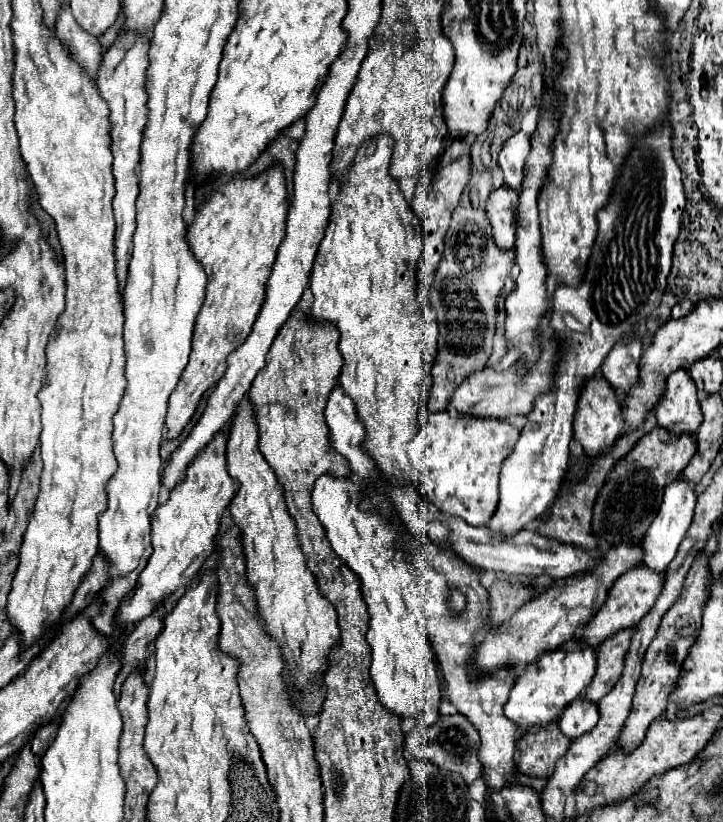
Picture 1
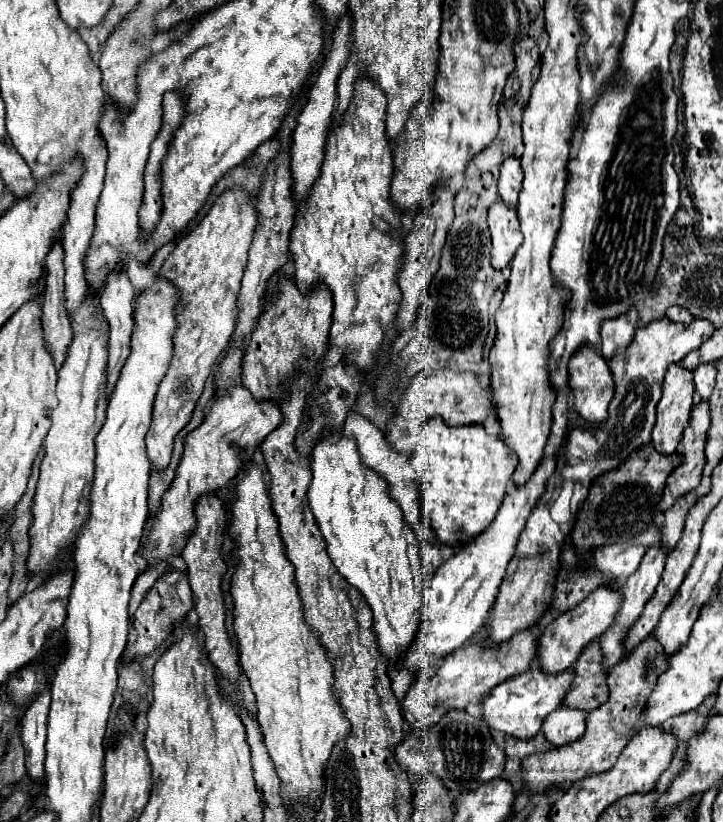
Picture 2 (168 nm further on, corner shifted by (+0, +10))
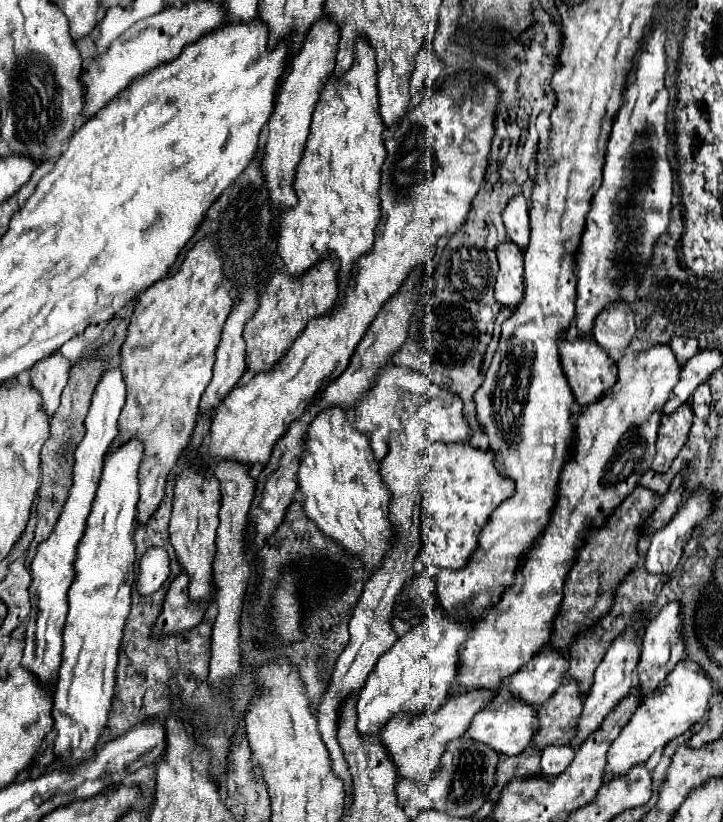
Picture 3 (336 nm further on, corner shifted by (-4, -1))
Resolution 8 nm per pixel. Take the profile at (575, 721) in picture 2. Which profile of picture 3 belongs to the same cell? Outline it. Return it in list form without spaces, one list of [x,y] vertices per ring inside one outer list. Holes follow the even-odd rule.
[[[549,746],[541,754],[541,774],[543,776],[559,776],[569,762],[573,760],[575,750],[571,746]]]

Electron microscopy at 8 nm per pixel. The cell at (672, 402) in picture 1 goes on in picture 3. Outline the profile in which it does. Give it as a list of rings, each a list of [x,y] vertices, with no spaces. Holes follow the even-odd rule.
[[[689,404],[679,406],[673,416],[663,416],[657,432],[657,456],[653,460],[651,470],[655,470],[657,474],[669,470],[671,462],[677,458],[683,444],[687,442],[691,420],[693,410]]]

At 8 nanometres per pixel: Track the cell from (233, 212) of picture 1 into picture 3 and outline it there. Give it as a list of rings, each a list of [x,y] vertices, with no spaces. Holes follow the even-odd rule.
[[[209,238],[199,240],[185,256],[179,272],[155,282],[149,290],[139,294],[139,304],[131,314],[131,324],[127,338],[121,346],[121,374],[127,384],[127,402],[119,416],[119,434],[111,444],[111,450],[121,448],[129,440],[139,440],[143,444],[143,460],[139,468],[139,490],[141,498],[137,502],[137,524],[145,524],[157,510],[169,472],[175,468],[179,456],[187,448],[195,420],[199,414],[201,394],[211,382],[215,350],[221,340],[223,324],[233,308],[229,294],[229,282],[221,282],[221,258],[213,250]]]

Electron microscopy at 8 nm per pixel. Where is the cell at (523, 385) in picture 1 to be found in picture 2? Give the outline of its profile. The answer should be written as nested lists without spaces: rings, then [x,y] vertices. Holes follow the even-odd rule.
[[[443,369],[437,373],[418,373],[403,393],[401,405],[397,409],[395,419],[389,423],[389,443],[395,449],[395,443],[401,439],[403,433],[413,433],[421,423],[427,419],[441,415],[449,425],[469,425],[469,423],[483,423],[487,417],[497,417],[497,405],[493,401],[491,387],[479,385],[479,375],[473,371],[455,373],[451,369]]]

